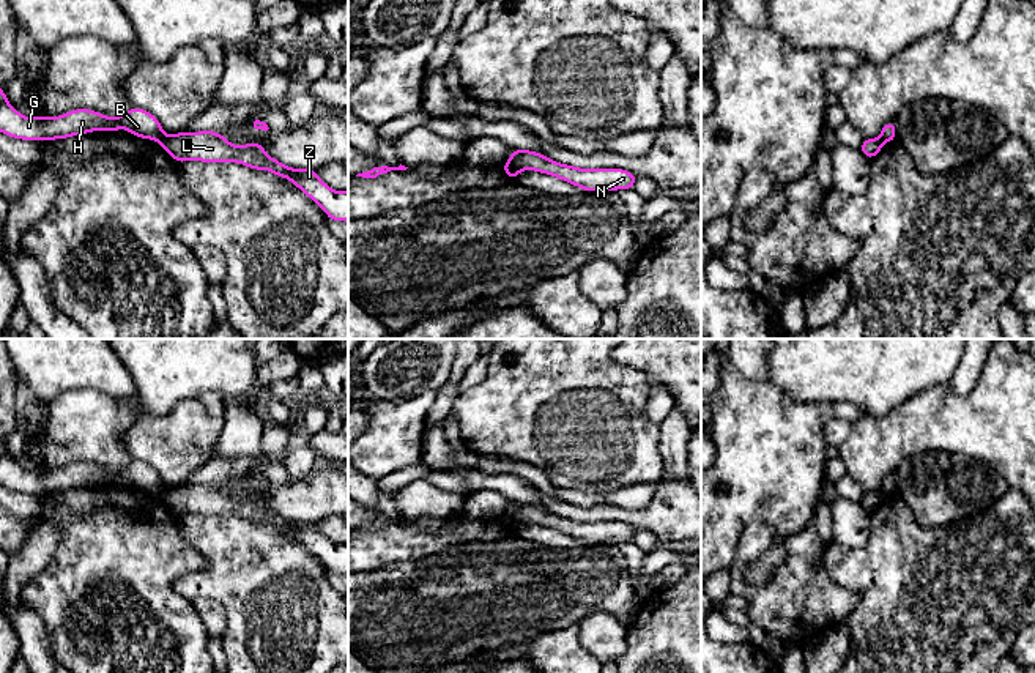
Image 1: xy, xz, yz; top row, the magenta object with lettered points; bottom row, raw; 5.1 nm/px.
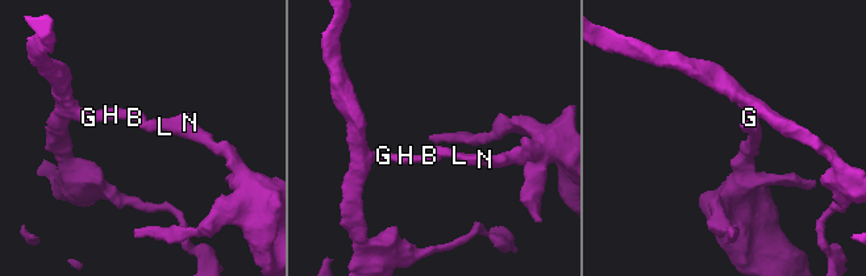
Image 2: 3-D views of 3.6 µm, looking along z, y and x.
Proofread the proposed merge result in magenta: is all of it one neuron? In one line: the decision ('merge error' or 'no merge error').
merge error

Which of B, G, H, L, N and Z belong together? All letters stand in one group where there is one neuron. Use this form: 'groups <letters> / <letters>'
groups B G H / L N Z

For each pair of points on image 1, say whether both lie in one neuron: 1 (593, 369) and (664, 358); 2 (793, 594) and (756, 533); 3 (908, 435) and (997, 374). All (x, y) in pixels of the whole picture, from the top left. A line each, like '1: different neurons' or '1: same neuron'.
1: different neurons
2: same neuron
3: same neuron

